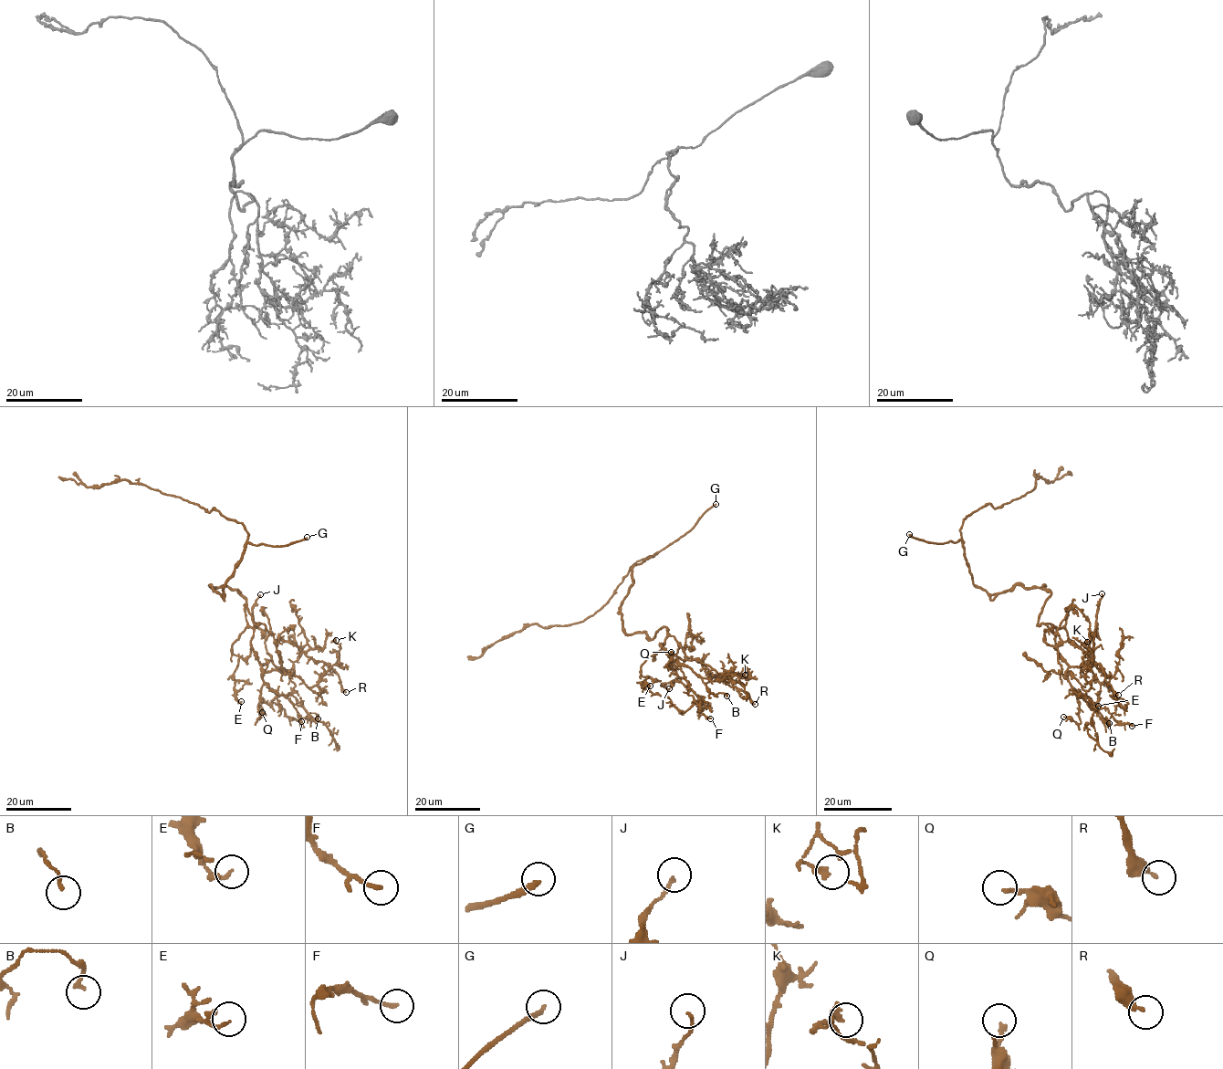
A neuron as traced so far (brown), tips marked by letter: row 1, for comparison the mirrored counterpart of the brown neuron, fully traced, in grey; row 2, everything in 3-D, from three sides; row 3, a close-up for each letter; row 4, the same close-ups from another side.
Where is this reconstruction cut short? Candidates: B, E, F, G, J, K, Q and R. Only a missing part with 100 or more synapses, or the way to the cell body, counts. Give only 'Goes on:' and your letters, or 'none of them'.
Goes on: G

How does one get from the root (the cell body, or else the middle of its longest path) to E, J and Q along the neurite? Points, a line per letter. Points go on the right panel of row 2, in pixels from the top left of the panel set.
E: (992, 594), (1016, 585), (1044, 586), (1050, 595), (1037, 625), (1064, 628), (1089, 656), (1100, 684), (1098, 706)
J: (992, 594), (1043, 585), (1050, 595), (1037, 625), (1052, 625), (1060, 655), (1081, 666), (1093, 659), (1102, 593)
Q: (992, 594), (1016, 585), (1050, 592), (1037, 625), (1055, 629), (1081, 722), (1063, 717)

